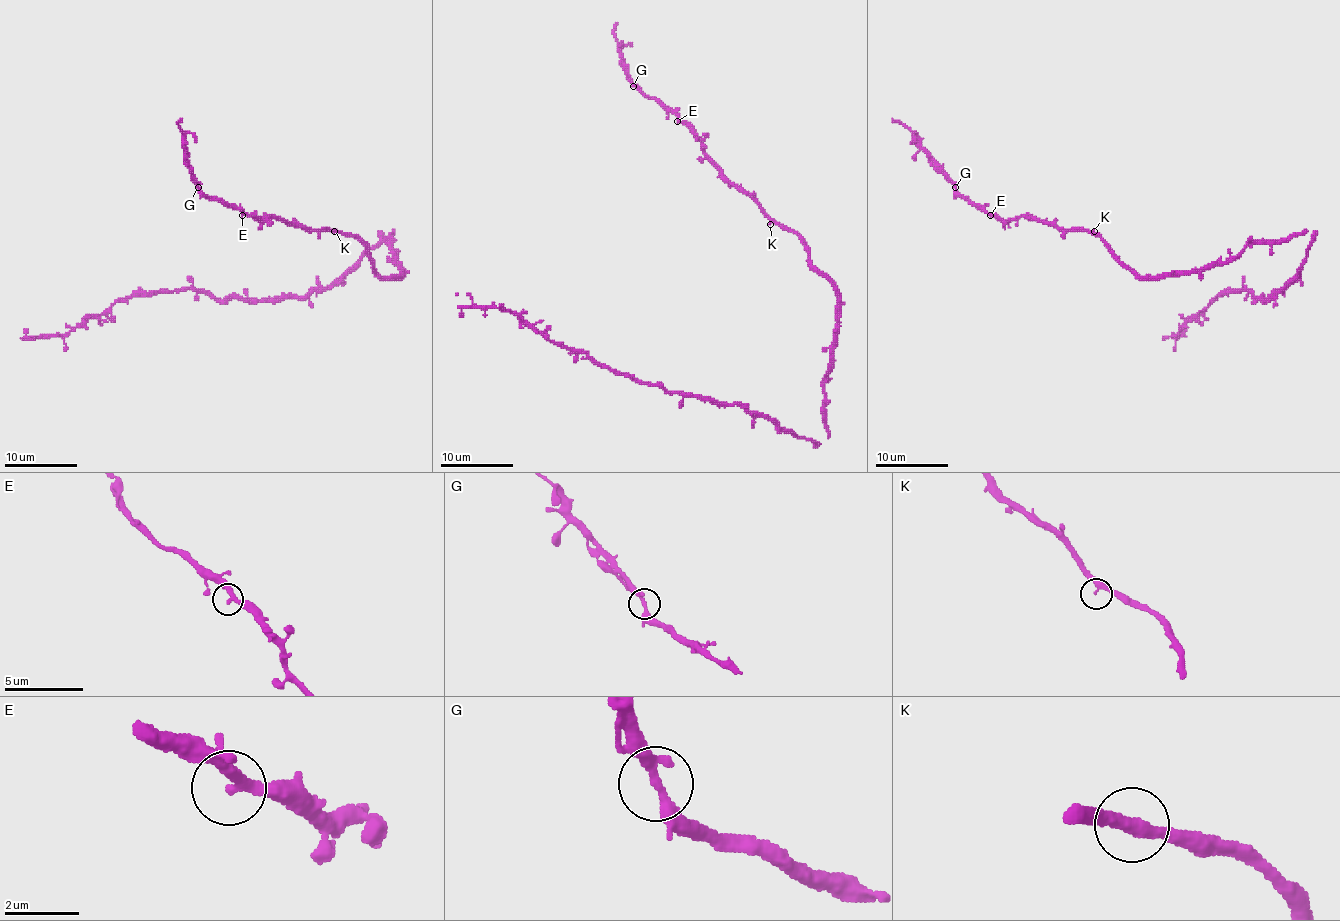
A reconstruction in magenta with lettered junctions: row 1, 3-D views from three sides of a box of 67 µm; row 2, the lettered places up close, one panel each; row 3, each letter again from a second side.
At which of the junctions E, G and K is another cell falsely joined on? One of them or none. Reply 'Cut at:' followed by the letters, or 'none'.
Cut at: none

